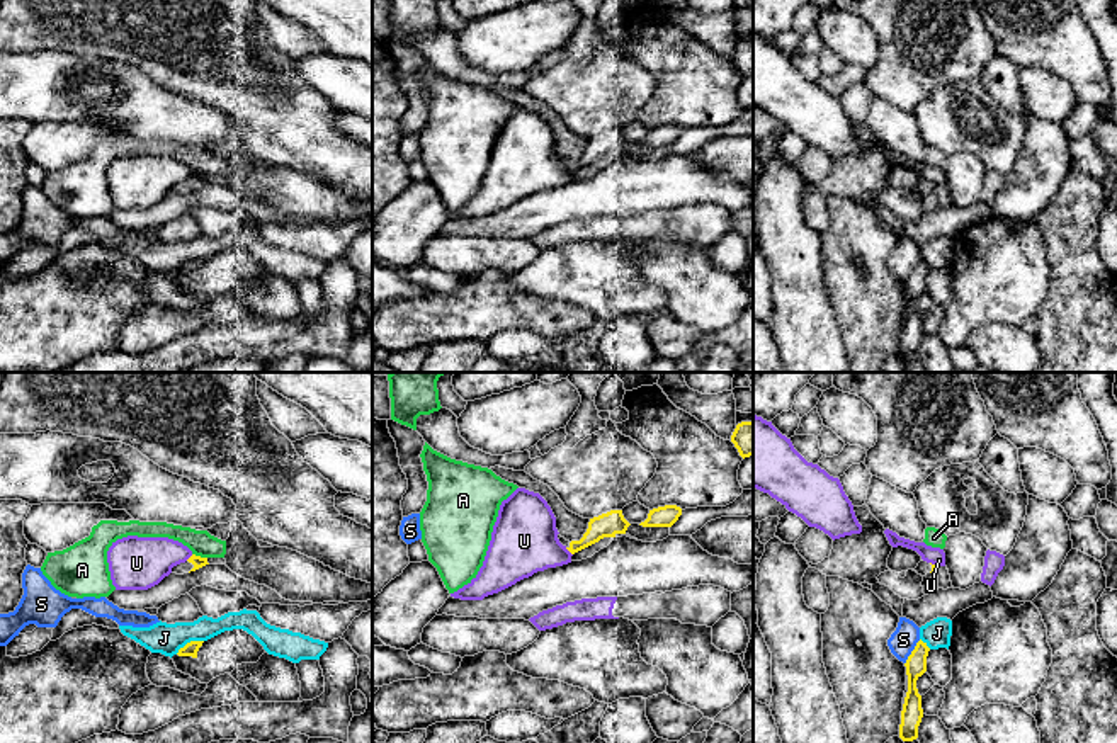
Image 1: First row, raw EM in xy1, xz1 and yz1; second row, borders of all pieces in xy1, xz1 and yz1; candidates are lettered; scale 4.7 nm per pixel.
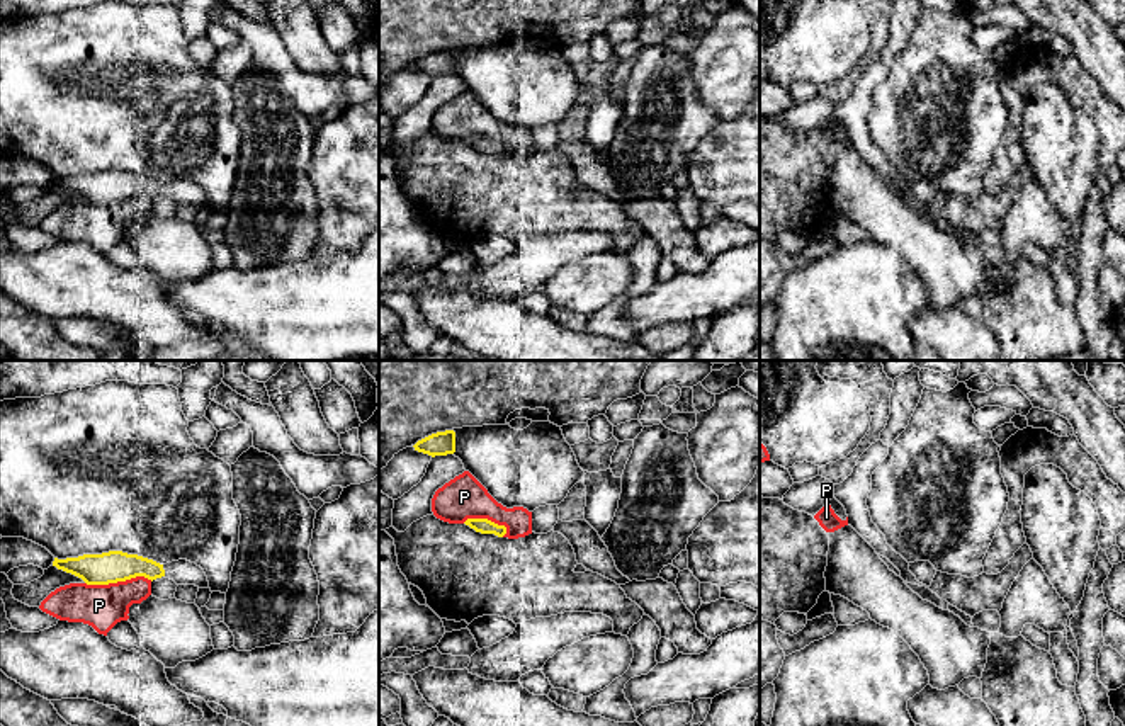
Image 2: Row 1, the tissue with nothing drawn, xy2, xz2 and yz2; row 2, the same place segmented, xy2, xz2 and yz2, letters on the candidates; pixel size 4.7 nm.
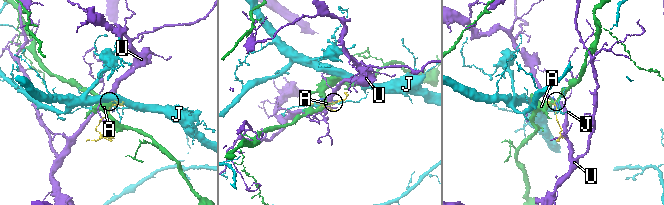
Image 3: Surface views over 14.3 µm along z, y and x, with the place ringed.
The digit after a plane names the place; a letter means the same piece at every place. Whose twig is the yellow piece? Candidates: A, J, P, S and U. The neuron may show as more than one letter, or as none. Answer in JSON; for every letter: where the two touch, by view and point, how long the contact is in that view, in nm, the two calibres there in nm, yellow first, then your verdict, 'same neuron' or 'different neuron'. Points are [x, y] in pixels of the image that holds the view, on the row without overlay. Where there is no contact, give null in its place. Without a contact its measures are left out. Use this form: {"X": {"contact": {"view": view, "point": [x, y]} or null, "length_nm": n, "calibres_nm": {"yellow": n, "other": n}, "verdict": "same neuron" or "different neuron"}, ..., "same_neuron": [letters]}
{"A": {"contact": {"view": "xy1", "point": [199, 175]}, "length_nm": 80, "calibres_nm": {"yellow": 60, "other": 120}, "verdict": "different neuron"}, "J": {"contact": {"view": "xy1", "point": [189, 262]}, "length_nm": 150, "calibres_nm": {"yellow": 70, "other": 150}, "verdict": "different neuron"}, "P": {"contact": {"view": "xy2", "point": [118, 199]}, "length_nm": 320, "calibres_nm": {"yellow": 150, "other": 200}, "verdict": "different neuron"}, "S": {"contact": {"view": "yz1", "point": [912, 271]}, "length_nm": 140, "calibres_nm": {"yellow": 100, "other": 120}, "verdict": "different neuron"}, "U": {"contact": {"view": "xz1", "point": [568, 169]}, "length_nm": 50, "calibres_nm": {"yellow": 120, "other": 320}, "verdict": "different neuron"}, "same_neuron": []}

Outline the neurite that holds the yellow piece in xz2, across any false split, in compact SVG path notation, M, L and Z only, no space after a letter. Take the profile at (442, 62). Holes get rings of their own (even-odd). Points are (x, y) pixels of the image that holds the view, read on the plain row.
M445 49L445 51L432 53L418 60L413 66L415 70L428 73L432 77L454 73L455 71L455 51Z

